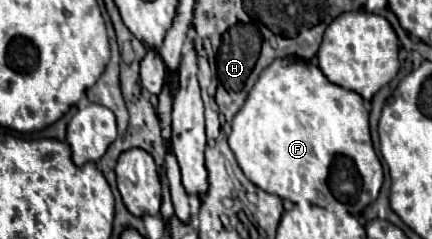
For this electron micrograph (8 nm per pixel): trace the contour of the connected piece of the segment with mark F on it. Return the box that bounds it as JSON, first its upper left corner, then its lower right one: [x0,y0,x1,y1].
[228,58,384,216]

